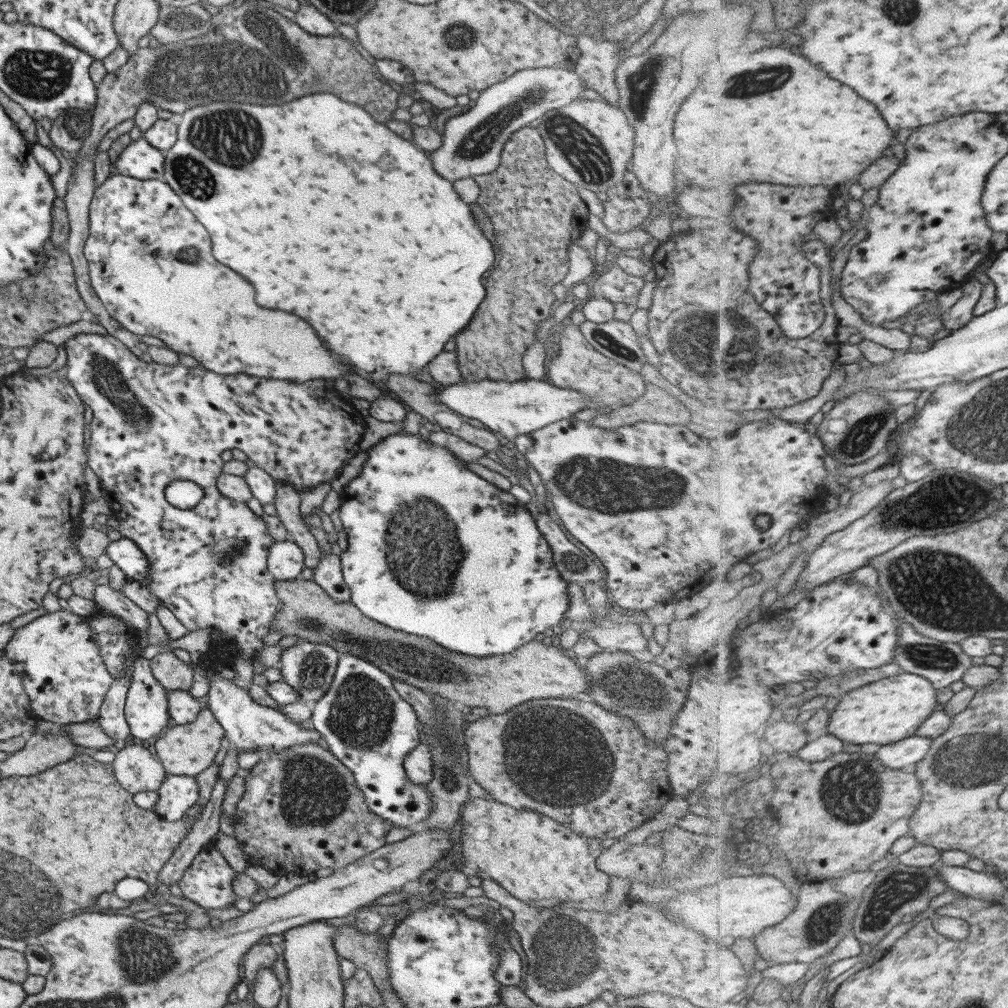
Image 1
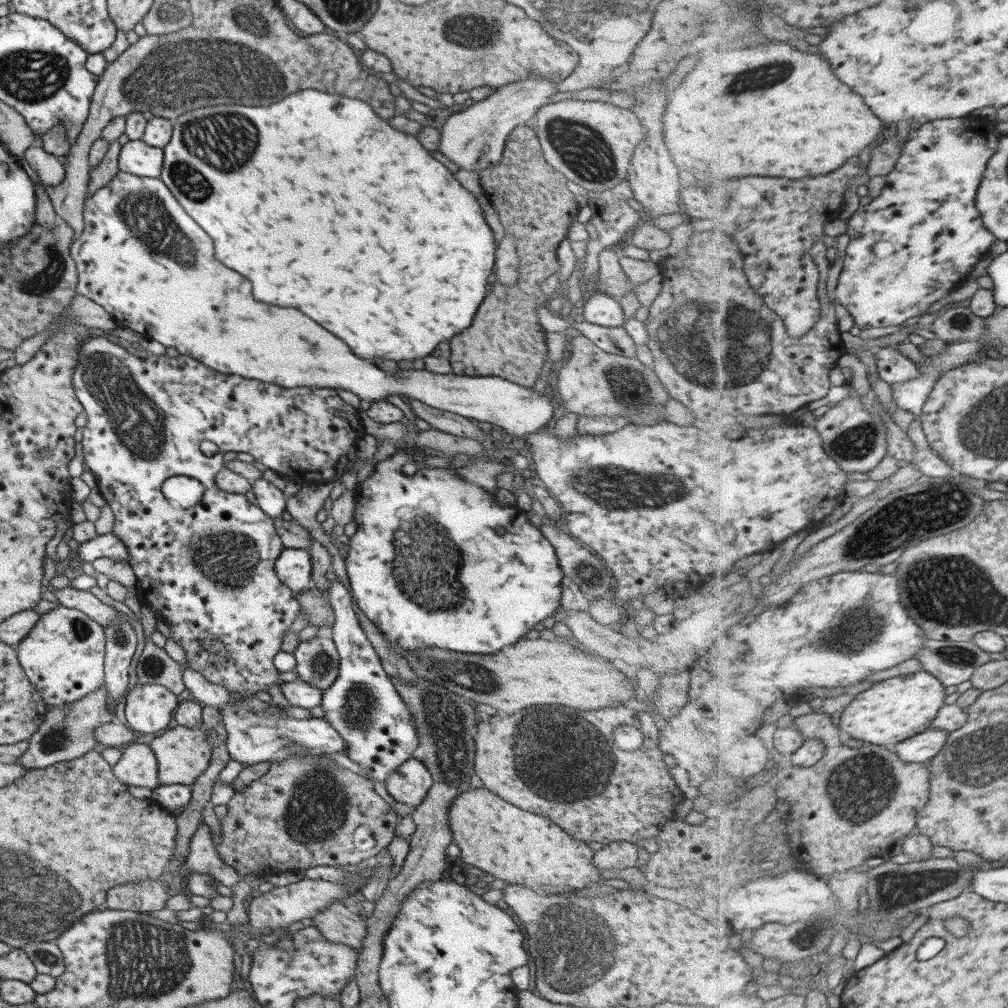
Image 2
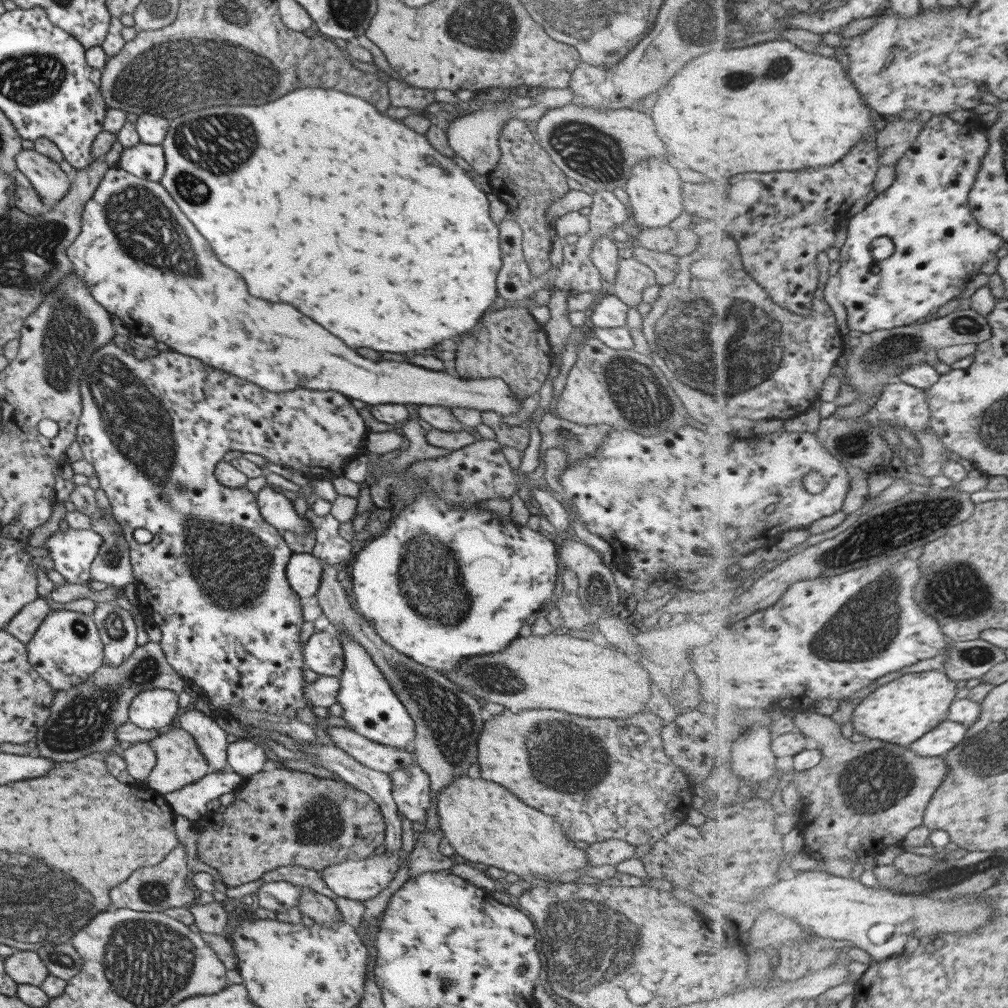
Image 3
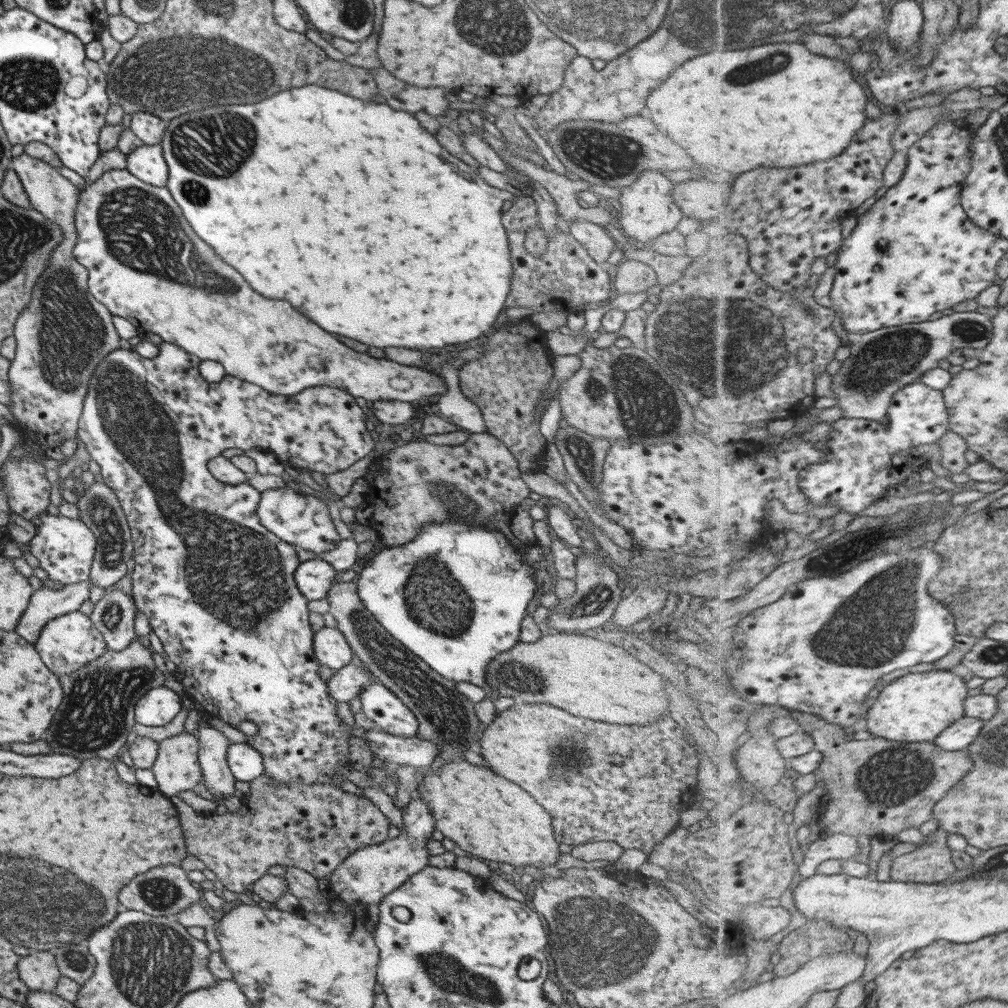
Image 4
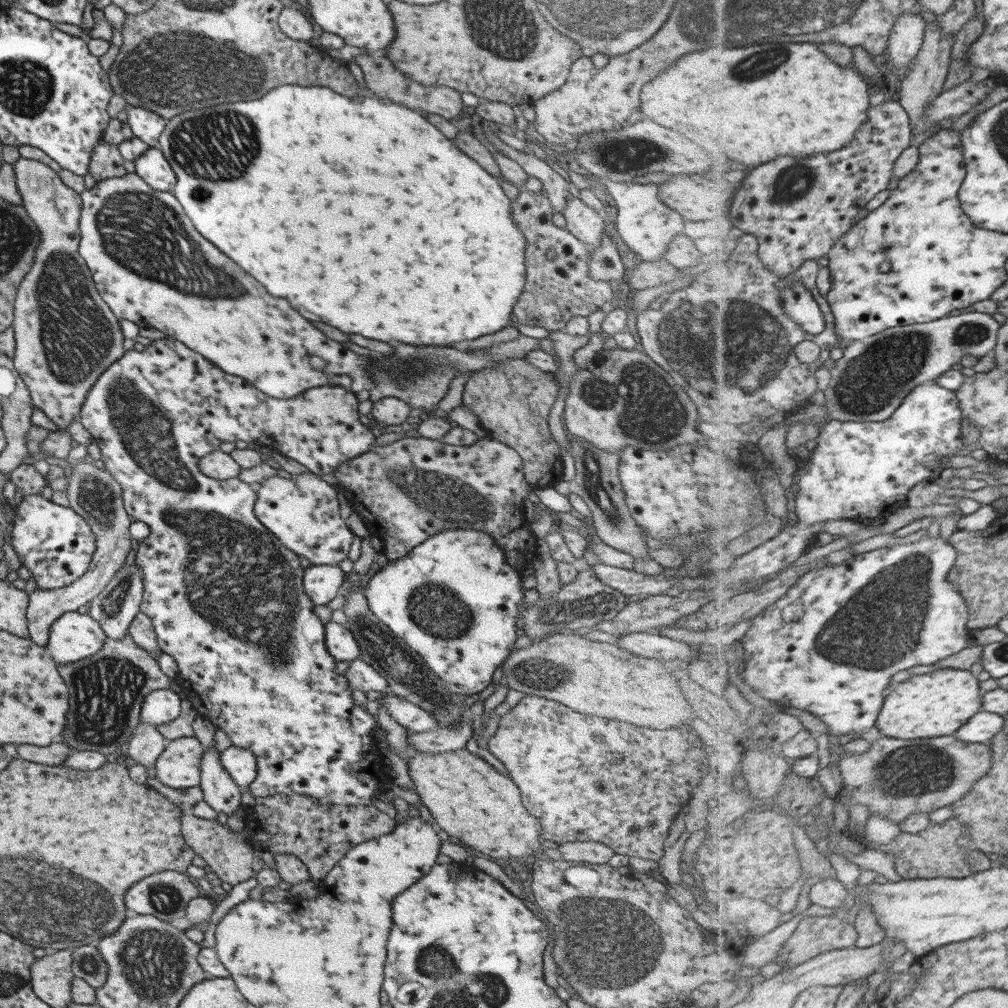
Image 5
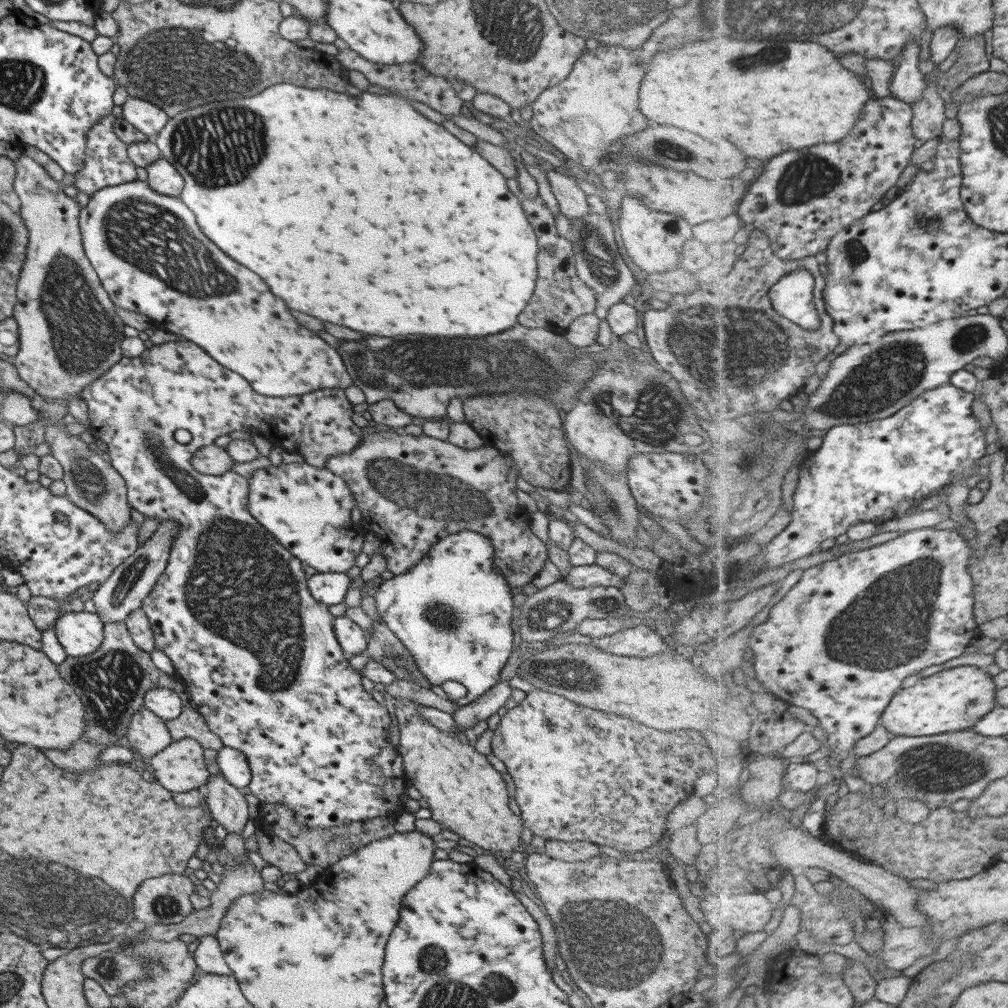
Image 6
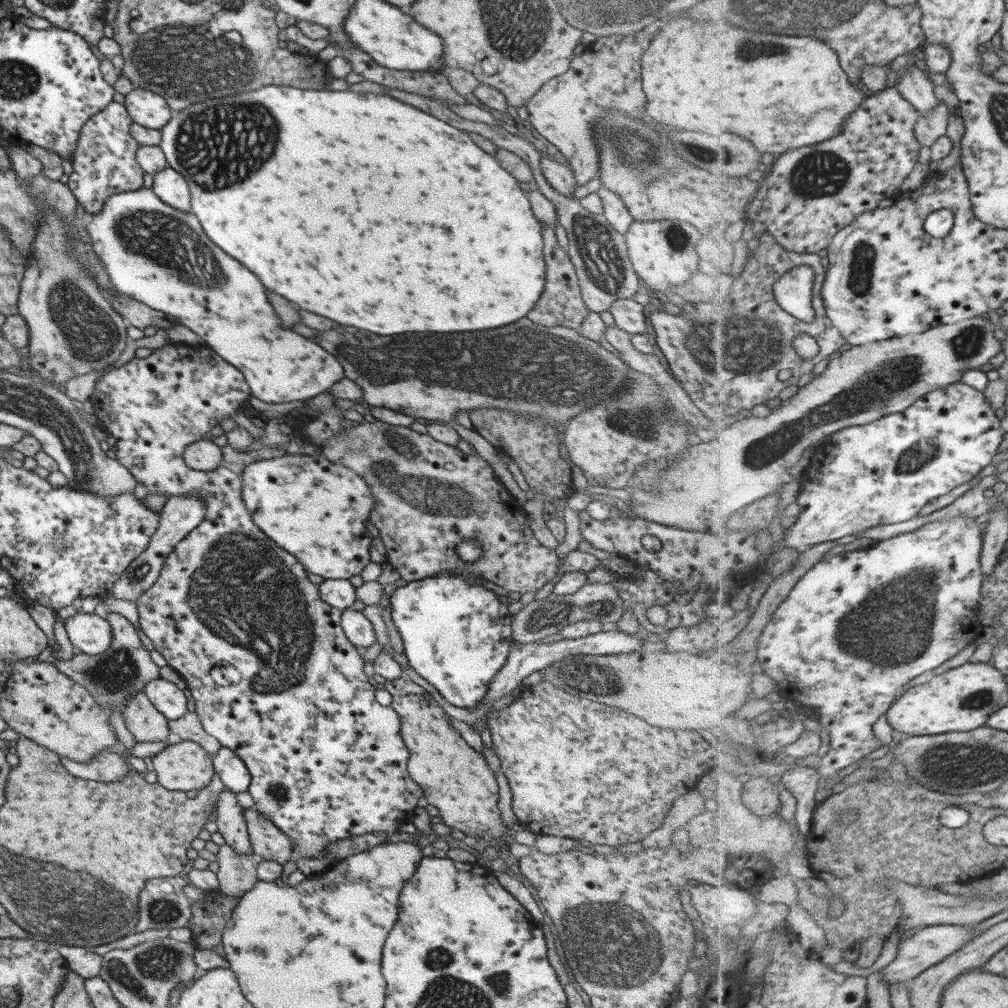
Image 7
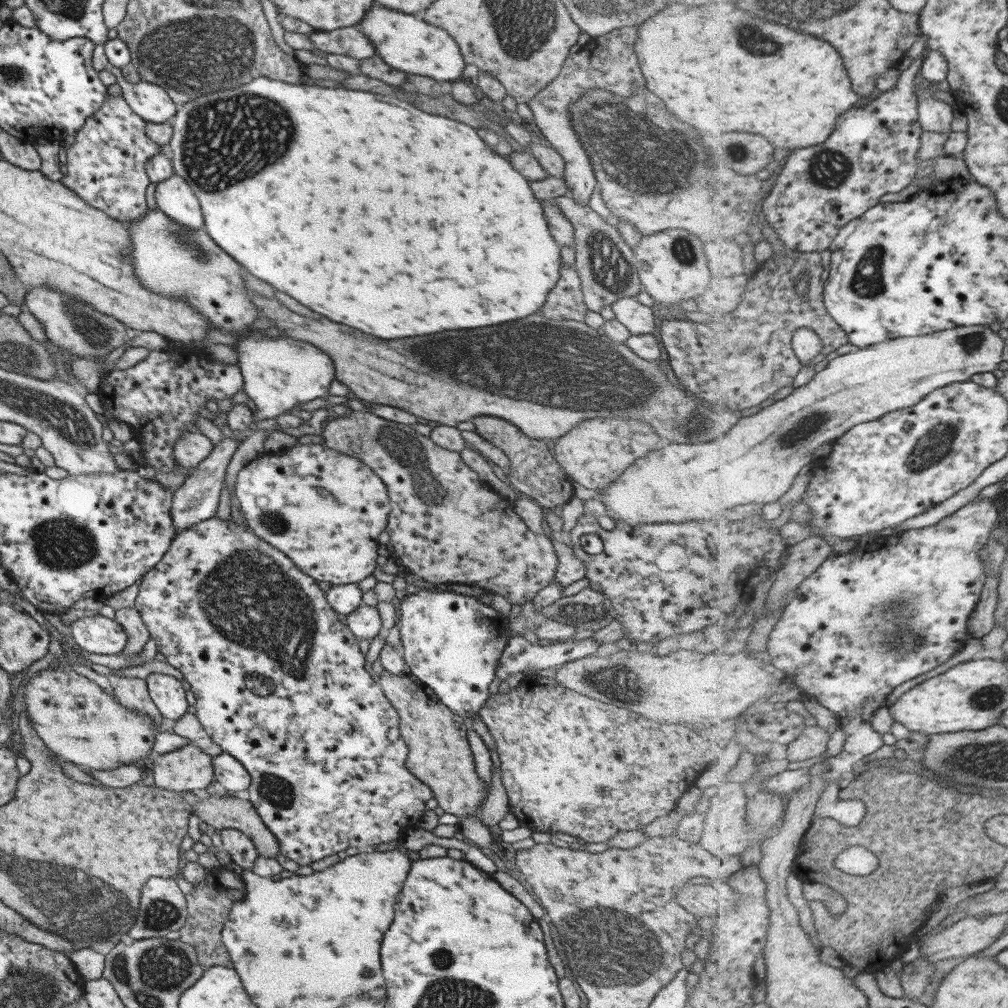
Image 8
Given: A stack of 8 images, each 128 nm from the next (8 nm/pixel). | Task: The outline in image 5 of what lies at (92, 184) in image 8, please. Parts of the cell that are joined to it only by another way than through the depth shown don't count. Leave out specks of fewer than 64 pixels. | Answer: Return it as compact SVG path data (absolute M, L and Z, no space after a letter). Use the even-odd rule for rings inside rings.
M100 140L92 150L87 174L95 182L101 182L107 178L119 178L119 176L127 174L123 165L122 156L116 145L107 144Z

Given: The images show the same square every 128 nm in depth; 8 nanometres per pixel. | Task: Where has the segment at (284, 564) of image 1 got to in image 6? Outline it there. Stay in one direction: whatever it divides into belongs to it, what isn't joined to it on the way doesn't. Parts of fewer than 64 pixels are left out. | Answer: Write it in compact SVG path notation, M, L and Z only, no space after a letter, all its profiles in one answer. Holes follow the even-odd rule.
M321 572L307 577L307 591L311 597L327 607L341 604L347 590L349 577L343 572Z

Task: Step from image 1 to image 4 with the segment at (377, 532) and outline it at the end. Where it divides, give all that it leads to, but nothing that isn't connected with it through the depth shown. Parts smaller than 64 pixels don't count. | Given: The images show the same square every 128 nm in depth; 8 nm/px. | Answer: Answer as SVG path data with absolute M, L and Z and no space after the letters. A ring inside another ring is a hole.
M443 522L443 524L425 524L421 526L421 530L417 532L417 536L407 542L395 546L395 548L384 547L377 552L371 560L365 563L359 572L355 585L357 588L358 601L361 601L365 611L372 614L372 617L393 637L399 641L404 648L409 649L415 657L418 657L423 663L427 664L436 674L444 676L447 680L453 682L470 682L477 686L484 686L485 666L497 656L497 654L509 650L518 641L519 627L524 617L527 604L533 598L535 592L535 570L533 565L541 565L539 559L543 559L543 550L539 548L539 544L535 541L526 543L523 552L517 552L507 542L507 538L496 530L489 530L487 527L475 526L473 524L457 524L453 522Z

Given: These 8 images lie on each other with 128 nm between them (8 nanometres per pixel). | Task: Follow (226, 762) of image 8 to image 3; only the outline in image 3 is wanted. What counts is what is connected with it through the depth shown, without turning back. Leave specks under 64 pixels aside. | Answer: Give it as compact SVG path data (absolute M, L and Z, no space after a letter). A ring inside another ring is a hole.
M236 738L227 743L226 762L229 769L244 780L262 770L266 762L265 752L257 738Z

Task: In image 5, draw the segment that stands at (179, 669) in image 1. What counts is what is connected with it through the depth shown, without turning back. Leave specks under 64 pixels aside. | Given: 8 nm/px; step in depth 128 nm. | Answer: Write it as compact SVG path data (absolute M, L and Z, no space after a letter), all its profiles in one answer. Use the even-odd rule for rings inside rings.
M129 635L123 638L106 638L102 647L87 659L56 666L58 675L67 687L68 711L60 740L75 751L112 754L119 745L129 740L133 729L138 725L140 706L144 696L157 688L169 688L169 677L158 668L149 652L137 646Z

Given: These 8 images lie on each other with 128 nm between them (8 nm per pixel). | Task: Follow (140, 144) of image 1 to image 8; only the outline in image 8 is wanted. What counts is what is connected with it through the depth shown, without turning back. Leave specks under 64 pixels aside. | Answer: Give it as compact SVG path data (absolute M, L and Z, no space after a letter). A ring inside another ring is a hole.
M175 173L155 186L154 199L163 214L187 230L204 228L204 216L201 214L197 197Z

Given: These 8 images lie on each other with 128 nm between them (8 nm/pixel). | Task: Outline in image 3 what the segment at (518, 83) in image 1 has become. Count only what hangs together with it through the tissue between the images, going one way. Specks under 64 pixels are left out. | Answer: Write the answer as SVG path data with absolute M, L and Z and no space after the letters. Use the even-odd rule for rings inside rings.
M507 98L498 103L495 110L477 110L477 112L465 114L465 116L459 115L445 128L447 144L451 150L459 158L465 160L477 174L486 175L493 170L500 157L499 133L507 120L515 118L517 114L517 109L511 106L511 101L508 101Z

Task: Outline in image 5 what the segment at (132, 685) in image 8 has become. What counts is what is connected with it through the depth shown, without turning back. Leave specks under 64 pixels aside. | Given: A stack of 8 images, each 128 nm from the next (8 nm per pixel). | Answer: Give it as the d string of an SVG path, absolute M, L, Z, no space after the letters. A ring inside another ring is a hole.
M139 722L127 741L128 757L144 766L146 778L155 778L154 762L168 742L155 730L156 725Z

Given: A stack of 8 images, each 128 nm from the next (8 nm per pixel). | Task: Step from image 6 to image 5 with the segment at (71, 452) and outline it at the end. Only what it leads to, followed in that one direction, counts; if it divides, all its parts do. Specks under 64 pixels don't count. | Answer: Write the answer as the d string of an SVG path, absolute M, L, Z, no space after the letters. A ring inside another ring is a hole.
M81 459L75 465L66 467L68 485L66 490L68 507L78 514L89 526L95 537L95 552L89 568L75 582L55 590L33 590L26 606L27 634L37 645L47 642L48 628L59 618L60 614L73 612L77 607L89 603L110 582L115 572L121 569L129 552L129 525L133 522L122 505L122 492L118 482L115 482L106 470L93 467L89 459Z

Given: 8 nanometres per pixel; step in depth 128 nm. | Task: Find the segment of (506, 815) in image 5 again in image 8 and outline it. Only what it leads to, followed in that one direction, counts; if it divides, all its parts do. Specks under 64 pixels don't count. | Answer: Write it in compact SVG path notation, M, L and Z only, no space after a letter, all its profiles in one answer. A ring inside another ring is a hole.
M382 670L379 686L397 711L398 731L408 748L404 761L407 770L428 786L432 798L443 812L453 814L458 821L466 816L475 816L479 805L486 800L486 784L475 772L472 752L466 739L467 722L441 704L431 689L408 670L397 675Z

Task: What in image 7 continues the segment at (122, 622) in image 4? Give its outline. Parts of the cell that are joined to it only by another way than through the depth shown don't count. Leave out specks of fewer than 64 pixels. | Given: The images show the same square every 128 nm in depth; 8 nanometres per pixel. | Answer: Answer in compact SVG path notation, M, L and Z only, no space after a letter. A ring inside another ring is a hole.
M178 494L178 496L169 497L158 514L159 526L153 532L153 536L151 536L151 540L147 544L147 550L141 552L129 564L128 568L122 572L121 576L116 578L117 582L113 584L113 588L108 592L107 596L113 597L113 599L135 602L141 593L155 583L155 579L159 576L161 567L163 567L163 562L173 551L173 546L193 530L193 527L199 526L205 513L204 500L198 498L198 496L182 496Z

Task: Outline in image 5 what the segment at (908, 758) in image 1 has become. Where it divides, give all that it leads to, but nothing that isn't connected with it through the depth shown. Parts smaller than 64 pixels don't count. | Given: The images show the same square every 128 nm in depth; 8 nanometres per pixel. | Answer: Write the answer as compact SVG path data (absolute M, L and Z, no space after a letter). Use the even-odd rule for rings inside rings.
M982 710L958 728L954 735L967 743L988 743L998 732L1001 732L1005 721L1005 716Z

